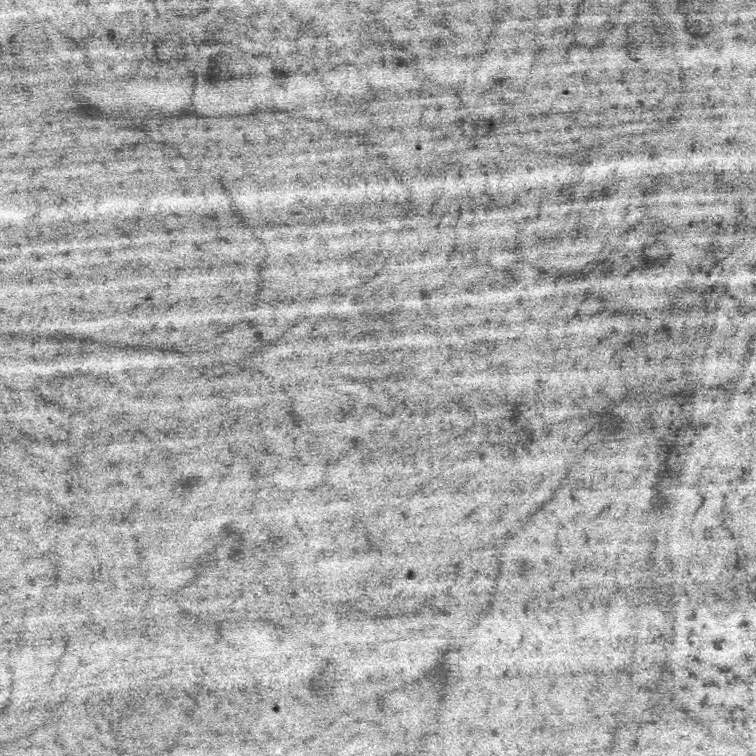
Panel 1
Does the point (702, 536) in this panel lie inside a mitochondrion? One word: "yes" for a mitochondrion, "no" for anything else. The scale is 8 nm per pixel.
no

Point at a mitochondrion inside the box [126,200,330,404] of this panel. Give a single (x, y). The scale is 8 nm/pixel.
(270, 229)

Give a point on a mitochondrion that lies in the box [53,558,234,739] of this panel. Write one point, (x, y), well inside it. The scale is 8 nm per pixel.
(132, 719)

